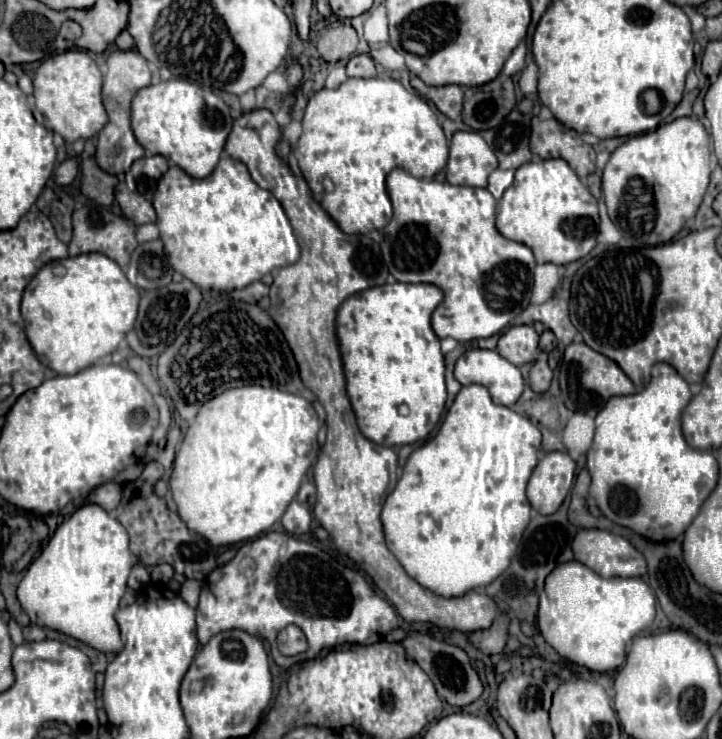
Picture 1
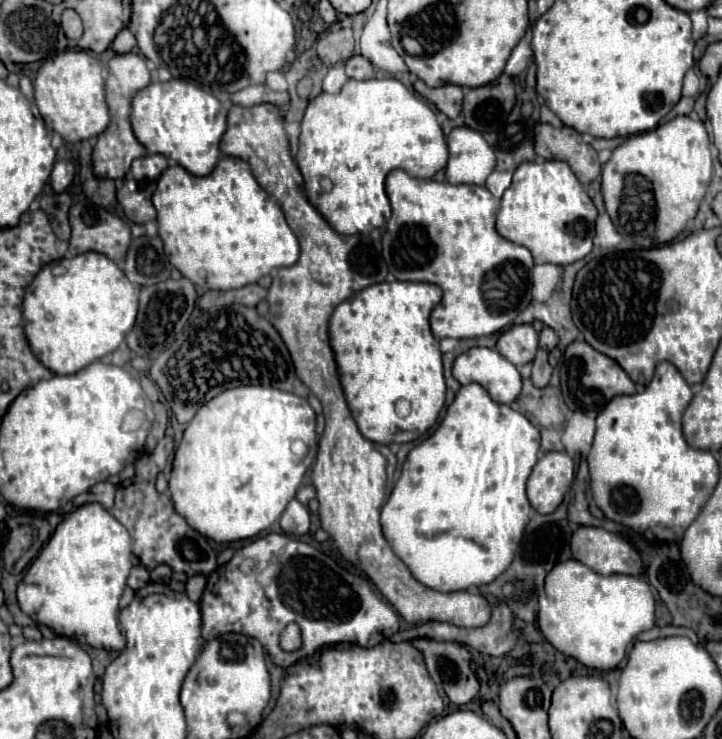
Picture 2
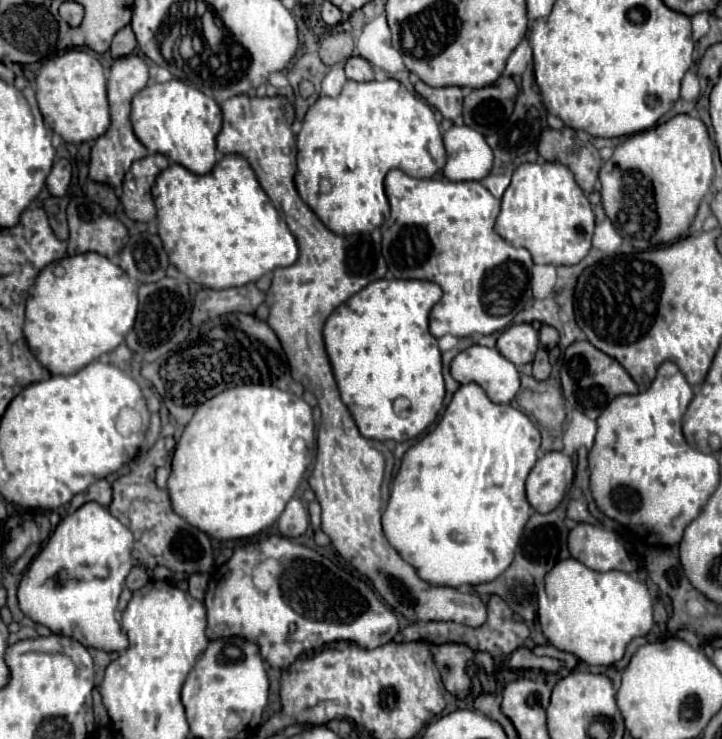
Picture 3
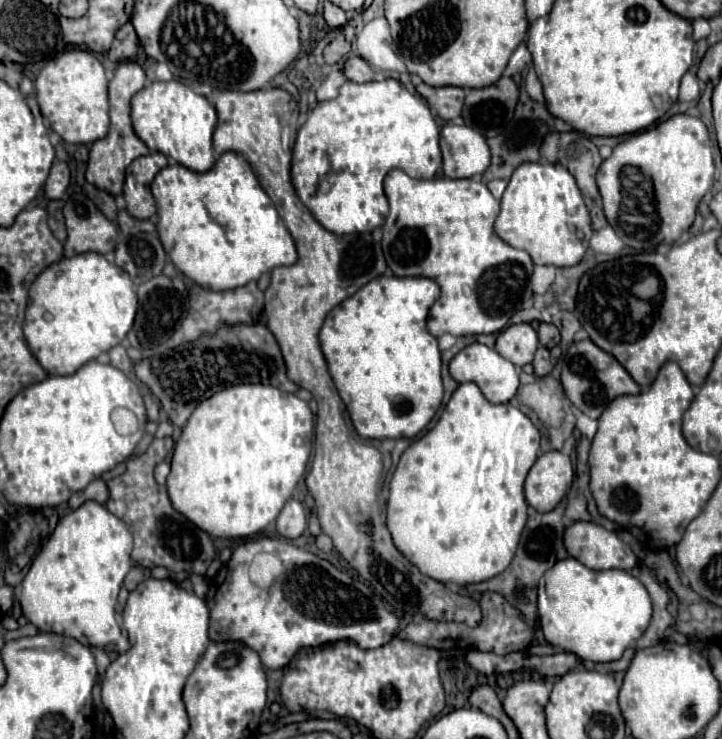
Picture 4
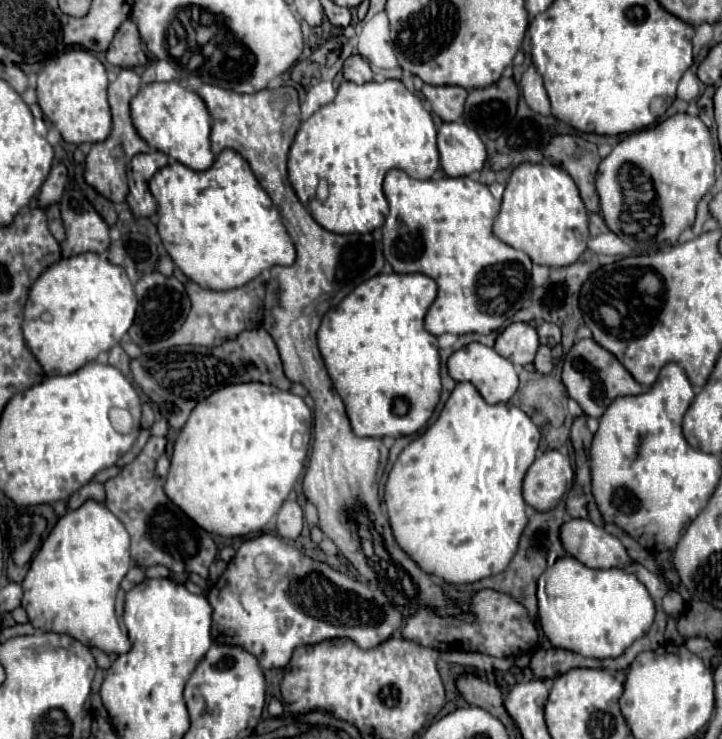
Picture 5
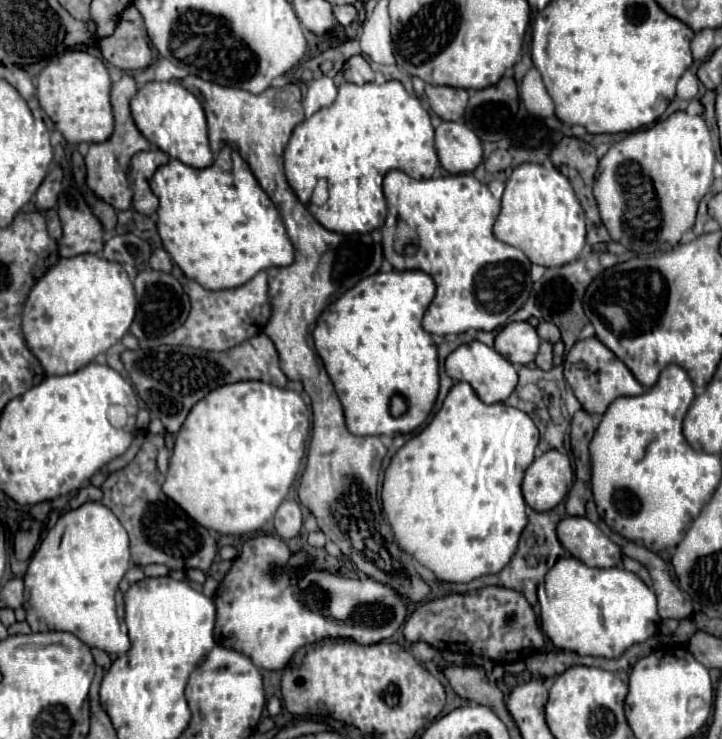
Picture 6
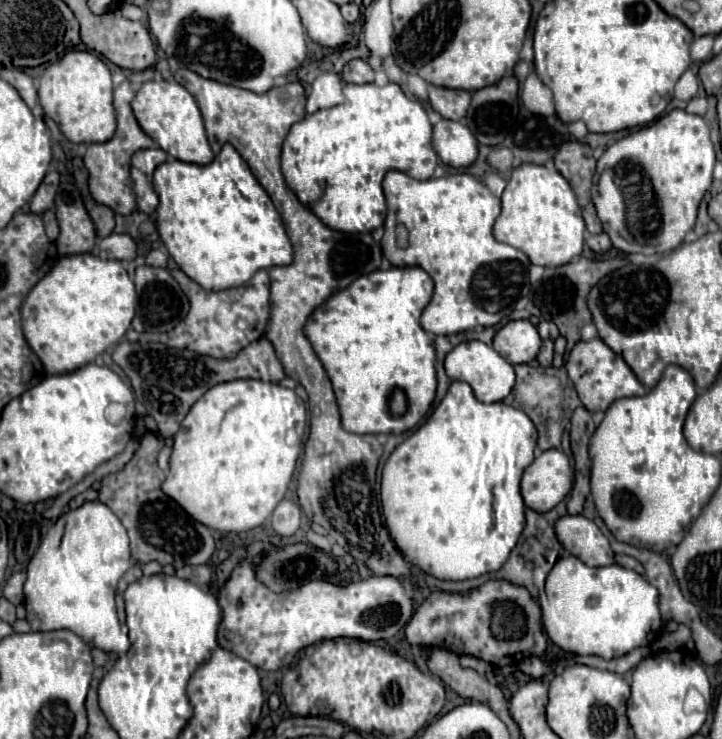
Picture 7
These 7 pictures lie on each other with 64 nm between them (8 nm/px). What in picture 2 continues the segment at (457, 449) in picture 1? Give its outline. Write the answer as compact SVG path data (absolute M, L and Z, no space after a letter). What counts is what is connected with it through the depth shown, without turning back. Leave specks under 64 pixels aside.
M480 384L458 390L436 432L408 454L400 480L382 508L384 538L416 580L438 592L456 592L490 584L510 566L530 520L526 480L538 460L538 450L540 432L524 414L492 402Z

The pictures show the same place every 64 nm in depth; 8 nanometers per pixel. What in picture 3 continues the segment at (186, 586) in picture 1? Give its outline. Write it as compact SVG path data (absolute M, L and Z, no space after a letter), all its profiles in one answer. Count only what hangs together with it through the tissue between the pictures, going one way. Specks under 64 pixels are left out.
M192 574L188 578L188 592L192 598L202 600L204 592L206 592L206 584L208 584L208 576L206 574Z

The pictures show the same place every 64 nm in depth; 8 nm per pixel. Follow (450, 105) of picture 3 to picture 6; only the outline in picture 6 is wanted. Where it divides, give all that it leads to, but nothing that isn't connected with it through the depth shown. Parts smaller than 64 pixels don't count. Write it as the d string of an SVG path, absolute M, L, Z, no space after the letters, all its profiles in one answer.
M426 86L426 96L430 102L430 108L442 118L442 120L460 120L466 102L468 92L464 88L452 88L452 86Z

